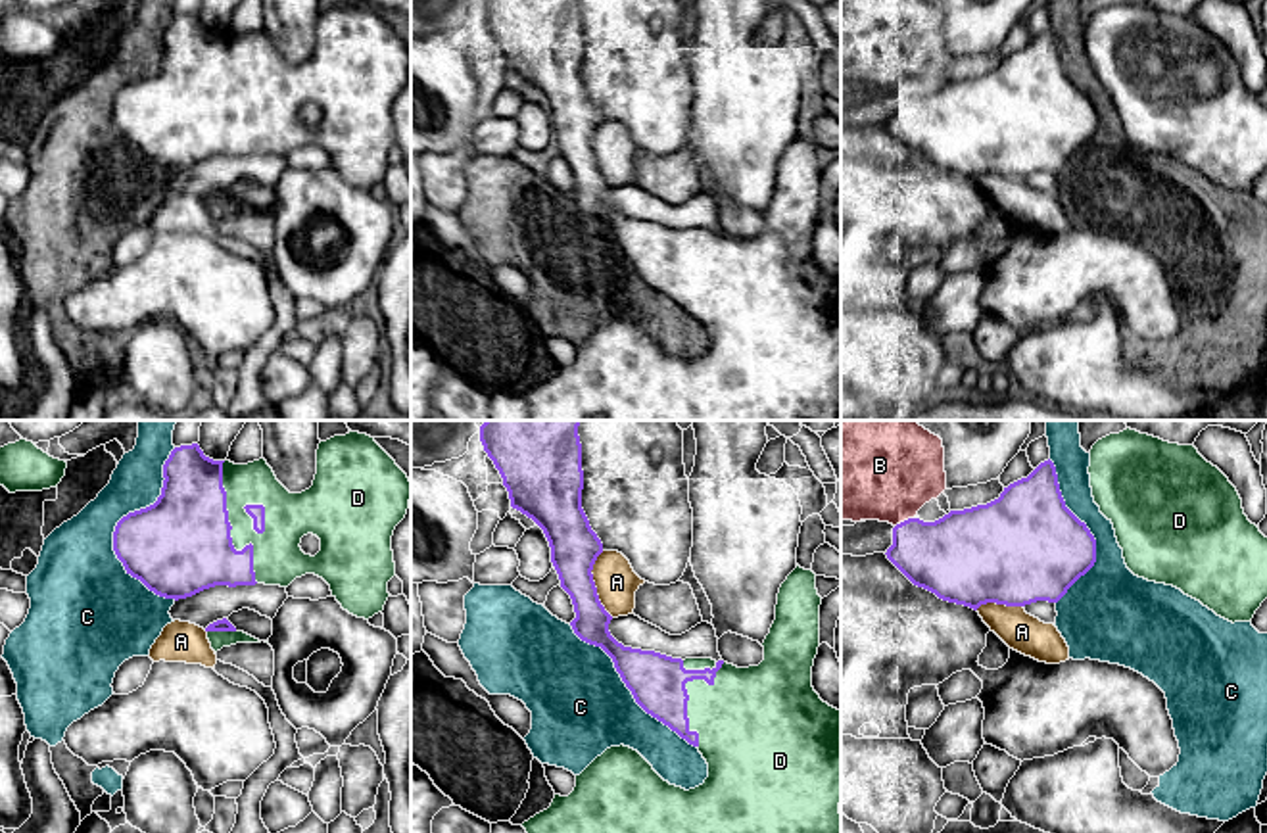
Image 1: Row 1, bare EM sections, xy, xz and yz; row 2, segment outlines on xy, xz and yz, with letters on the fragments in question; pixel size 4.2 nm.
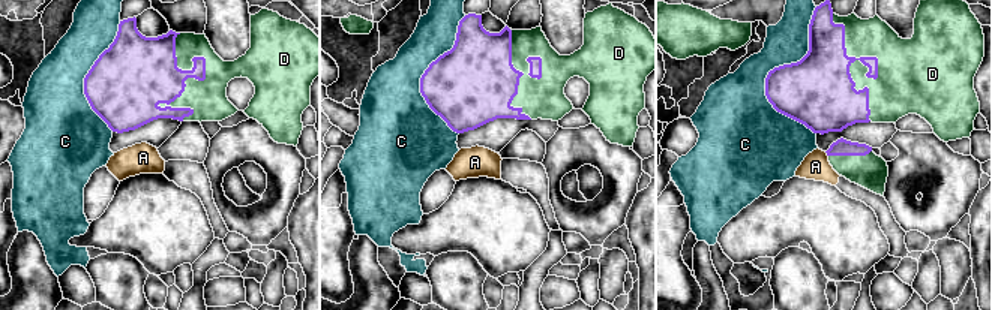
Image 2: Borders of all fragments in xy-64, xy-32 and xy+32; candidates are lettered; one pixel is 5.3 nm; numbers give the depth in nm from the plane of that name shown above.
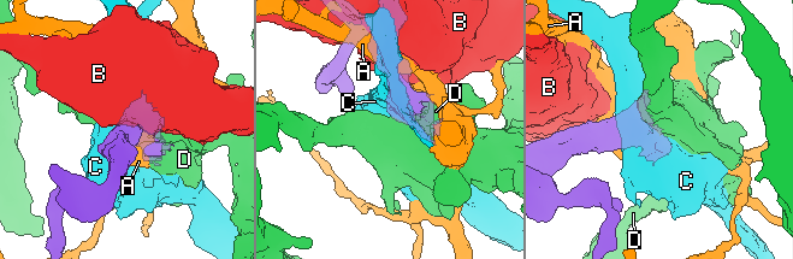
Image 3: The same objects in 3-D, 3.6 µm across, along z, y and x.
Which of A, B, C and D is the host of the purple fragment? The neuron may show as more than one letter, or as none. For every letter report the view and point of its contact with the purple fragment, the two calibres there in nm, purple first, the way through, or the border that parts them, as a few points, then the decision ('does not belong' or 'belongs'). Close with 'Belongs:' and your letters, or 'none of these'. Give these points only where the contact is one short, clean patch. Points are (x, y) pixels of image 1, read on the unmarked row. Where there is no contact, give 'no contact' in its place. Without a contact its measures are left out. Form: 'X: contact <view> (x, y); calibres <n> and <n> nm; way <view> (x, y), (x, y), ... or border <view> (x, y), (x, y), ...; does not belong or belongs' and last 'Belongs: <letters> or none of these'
A: contact xz (594, 154); calibres 200 and 170 nm; does not belong
B: contact yz (905, 91); calibres 340 and 380 nm; does not belong
C: contact xy (119, 91); calibres 400 and 320 nm; does not belong
D: contact xz (686, 263); calibres 240 and 360 nm; belongs
Belongs: D

